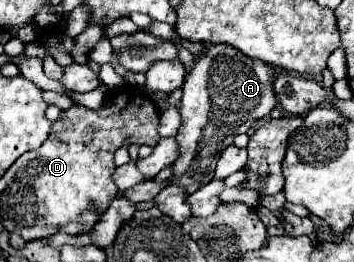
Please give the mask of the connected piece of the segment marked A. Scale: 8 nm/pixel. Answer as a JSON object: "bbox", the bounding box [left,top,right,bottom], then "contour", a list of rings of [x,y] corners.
{"bbox":[174,43,278,193],"contour":[[[228,43],[204,45],[204,51],[196,57],[182,87],[182,125],[176,135],[180,157],[174,162],[174,183],[184,185],[188,193],[194,193],[214,179],[220,153],[232,145],[236,135],[246,133],[254,121],[270,115],[278,105],[272,91],[272,79],[274,69],[262,61],[252,61],[236,47],[230,47]]]}

